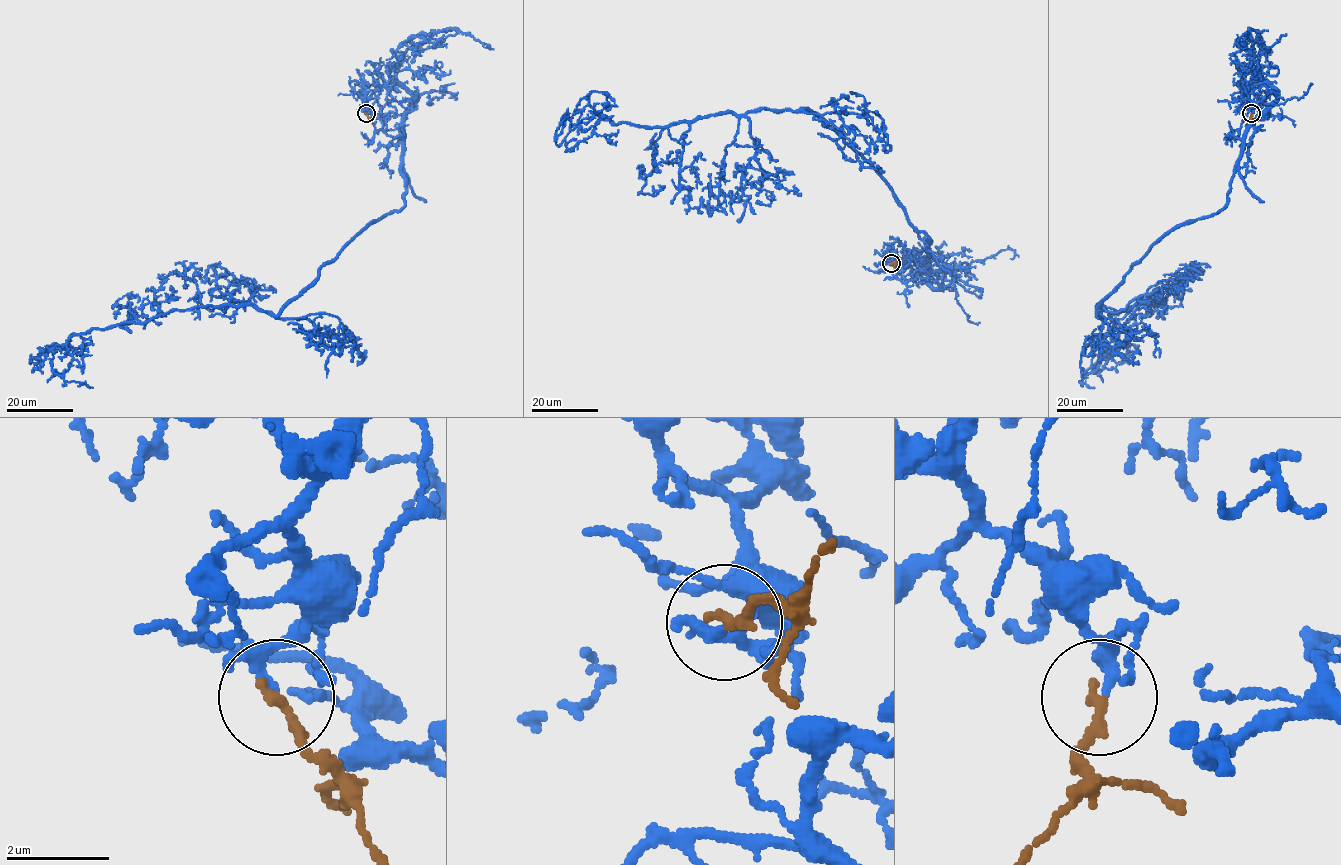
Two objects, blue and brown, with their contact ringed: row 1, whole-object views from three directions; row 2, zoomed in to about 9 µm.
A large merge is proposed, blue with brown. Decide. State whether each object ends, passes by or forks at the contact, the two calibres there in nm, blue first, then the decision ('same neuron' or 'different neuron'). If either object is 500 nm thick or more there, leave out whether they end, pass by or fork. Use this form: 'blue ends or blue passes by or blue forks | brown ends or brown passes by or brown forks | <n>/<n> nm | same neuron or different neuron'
blue forks | brown ends | 110/240 nm | same neuron

